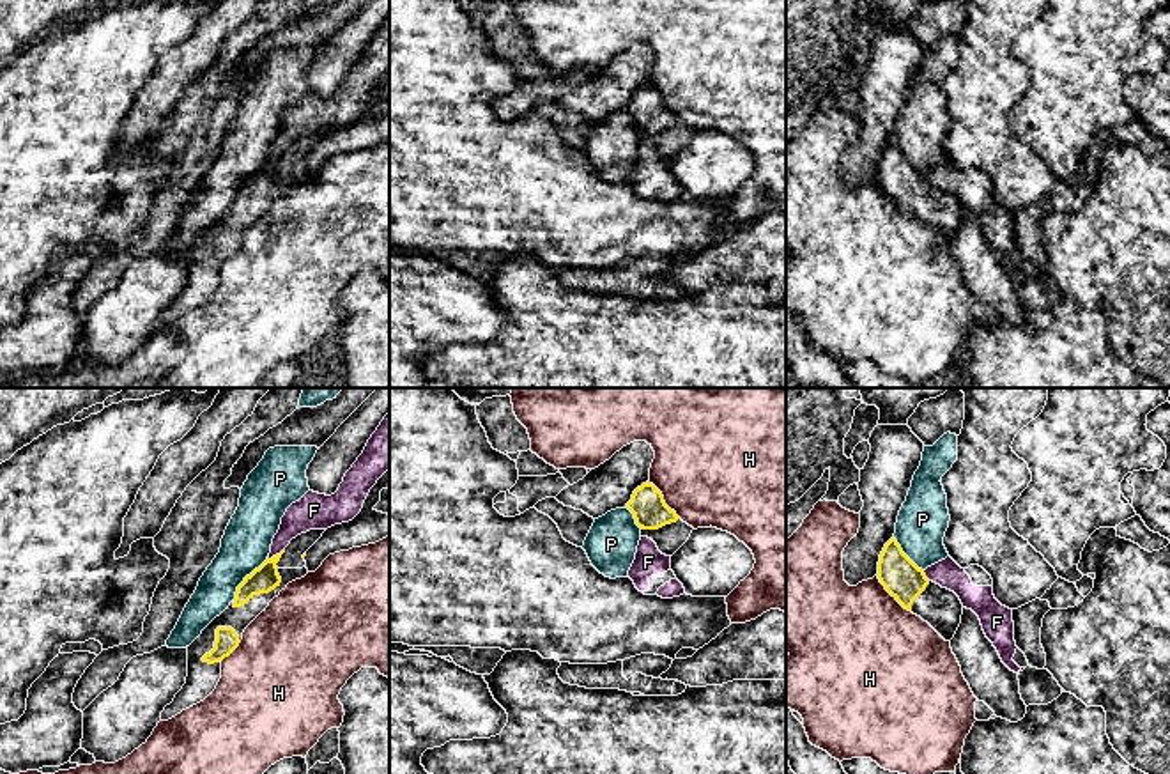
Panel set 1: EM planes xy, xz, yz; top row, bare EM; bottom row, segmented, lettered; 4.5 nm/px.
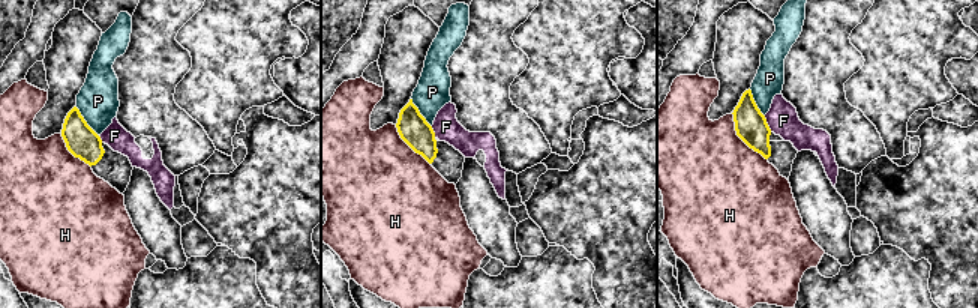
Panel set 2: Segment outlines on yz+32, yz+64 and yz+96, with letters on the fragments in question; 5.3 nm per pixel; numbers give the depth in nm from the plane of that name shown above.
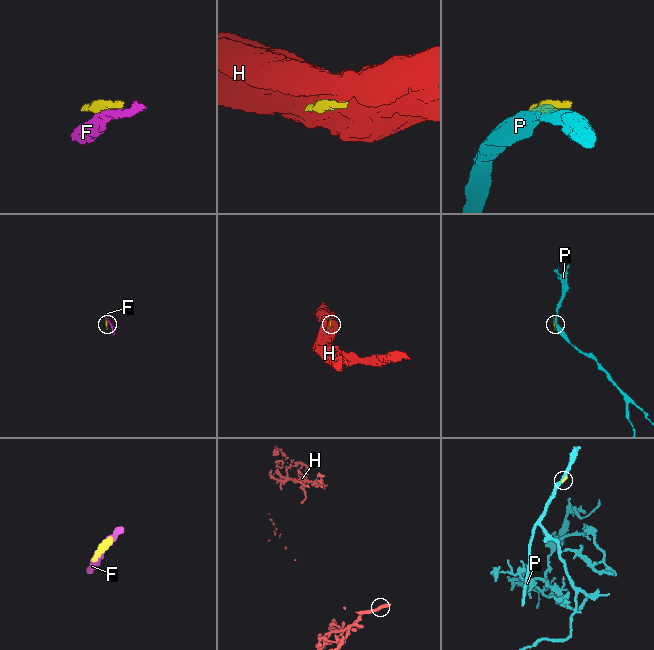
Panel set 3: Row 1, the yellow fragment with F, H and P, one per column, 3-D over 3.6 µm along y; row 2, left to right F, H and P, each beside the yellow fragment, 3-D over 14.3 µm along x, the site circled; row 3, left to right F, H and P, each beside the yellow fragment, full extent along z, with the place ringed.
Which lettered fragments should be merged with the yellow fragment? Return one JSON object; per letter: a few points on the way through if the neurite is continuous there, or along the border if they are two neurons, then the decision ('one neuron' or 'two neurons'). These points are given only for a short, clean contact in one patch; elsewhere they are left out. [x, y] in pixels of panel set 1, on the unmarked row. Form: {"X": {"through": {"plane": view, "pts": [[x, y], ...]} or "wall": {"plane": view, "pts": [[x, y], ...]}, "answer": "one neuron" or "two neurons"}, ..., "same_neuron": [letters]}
{"F": {"answer": "two neurons"}, "H": {"answer": "two neurons"}, "P": {"answer": "two neurons"}, "same_neuron": []}

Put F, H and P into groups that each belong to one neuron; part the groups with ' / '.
F / H / P

